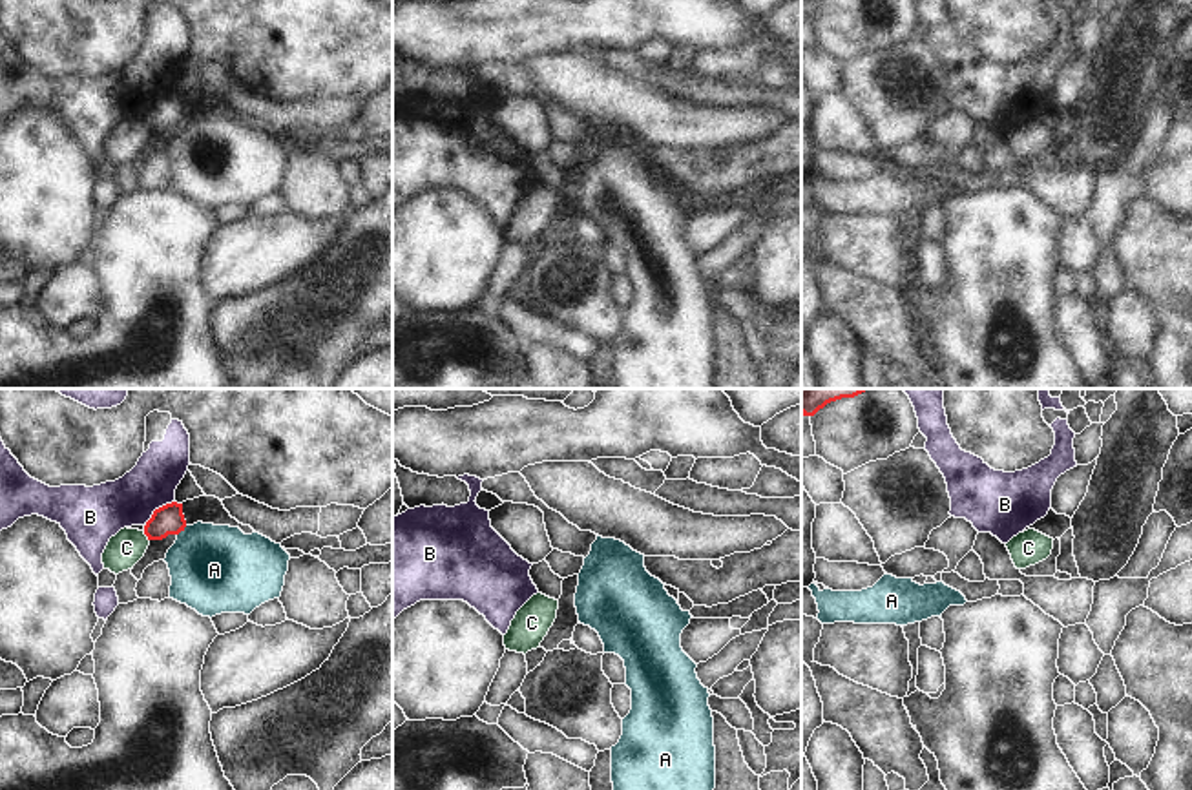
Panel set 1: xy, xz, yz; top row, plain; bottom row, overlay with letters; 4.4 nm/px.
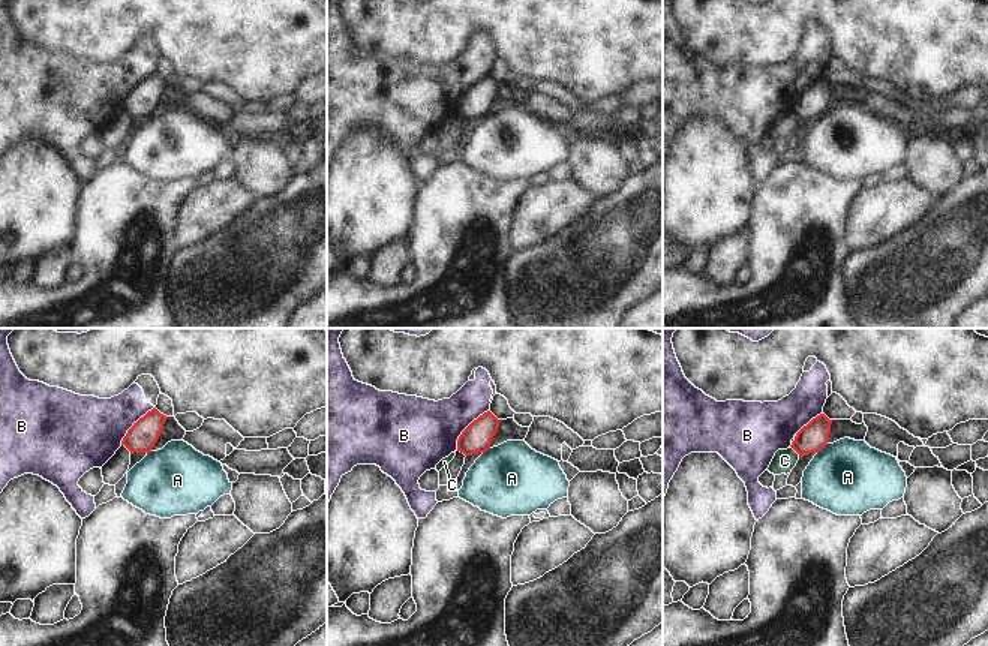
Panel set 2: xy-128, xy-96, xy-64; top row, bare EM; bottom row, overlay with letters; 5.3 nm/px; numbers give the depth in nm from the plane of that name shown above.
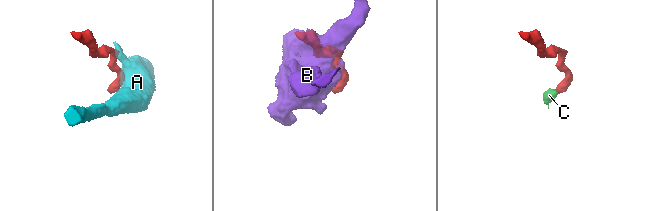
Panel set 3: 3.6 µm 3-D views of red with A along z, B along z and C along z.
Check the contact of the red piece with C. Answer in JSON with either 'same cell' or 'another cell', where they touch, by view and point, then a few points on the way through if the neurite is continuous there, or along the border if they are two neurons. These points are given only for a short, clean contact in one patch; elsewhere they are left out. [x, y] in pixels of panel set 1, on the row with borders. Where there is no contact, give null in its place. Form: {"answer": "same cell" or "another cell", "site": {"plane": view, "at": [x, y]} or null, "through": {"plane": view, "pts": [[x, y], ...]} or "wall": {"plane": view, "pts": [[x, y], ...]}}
{"answer": "another cell", "site": {"plane": "xy", "at": [146, 535]}, "wall": {"plane": "xy", "pts": [[143, 531], [148, 540]]}}

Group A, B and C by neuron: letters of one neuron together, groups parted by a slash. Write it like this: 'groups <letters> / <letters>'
groups A / B / C

